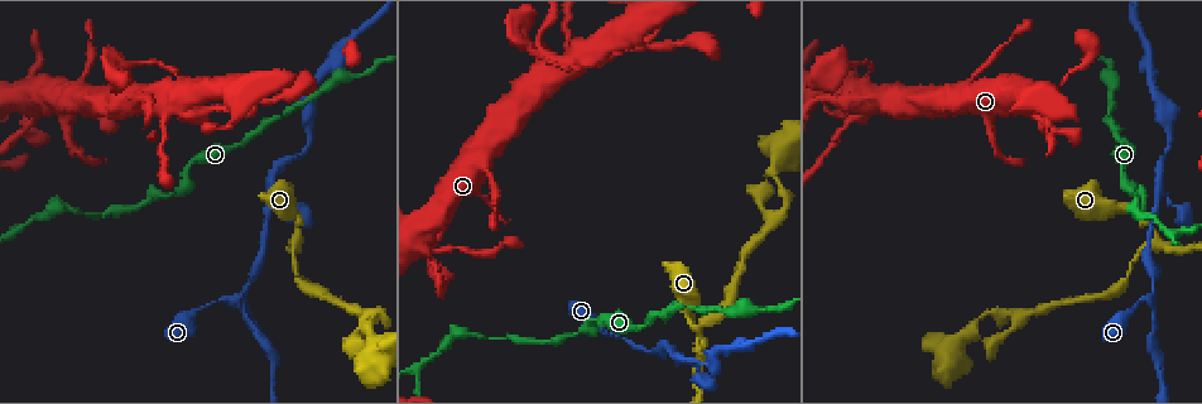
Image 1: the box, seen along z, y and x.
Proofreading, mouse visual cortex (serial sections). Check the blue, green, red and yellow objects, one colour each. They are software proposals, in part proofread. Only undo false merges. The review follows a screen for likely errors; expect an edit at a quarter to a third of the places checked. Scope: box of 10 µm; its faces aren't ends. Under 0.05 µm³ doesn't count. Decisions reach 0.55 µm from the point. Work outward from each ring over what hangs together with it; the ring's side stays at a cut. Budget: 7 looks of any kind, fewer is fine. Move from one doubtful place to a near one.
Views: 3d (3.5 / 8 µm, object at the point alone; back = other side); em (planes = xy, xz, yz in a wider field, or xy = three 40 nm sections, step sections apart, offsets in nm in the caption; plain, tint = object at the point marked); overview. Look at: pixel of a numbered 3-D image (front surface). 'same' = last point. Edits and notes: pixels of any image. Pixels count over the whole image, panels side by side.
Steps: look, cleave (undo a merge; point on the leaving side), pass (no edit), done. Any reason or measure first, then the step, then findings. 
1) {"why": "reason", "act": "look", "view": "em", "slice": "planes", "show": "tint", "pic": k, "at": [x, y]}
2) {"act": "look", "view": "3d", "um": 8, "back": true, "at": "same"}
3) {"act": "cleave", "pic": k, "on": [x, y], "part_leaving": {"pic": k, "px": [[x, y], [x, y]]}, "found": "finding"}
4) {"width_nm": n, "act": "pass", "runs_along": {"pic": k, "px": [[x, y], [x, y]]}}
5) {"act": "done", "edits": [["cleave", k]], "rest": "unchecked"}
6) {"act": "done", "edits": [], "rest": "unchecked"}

{"why": "four or more arms meet", "act": "look", "view": "3d", "um": 3.5, "pic": 1, "at": [586, 61]}

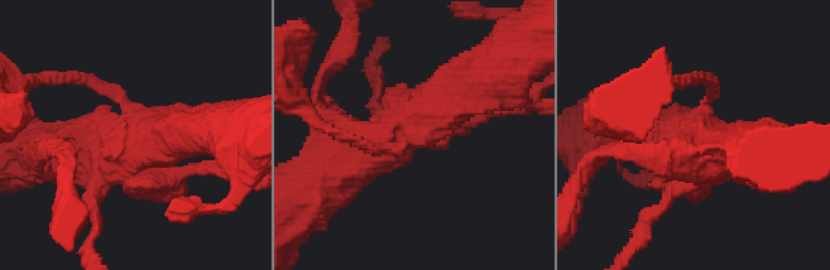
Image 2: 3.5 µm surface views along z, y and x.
{"why": "shape alone is not enough", "act": "look", "view": "em", "slice": "xy", "step": 2, "show": "tint", "pic": 2, "at": [130, 115]}

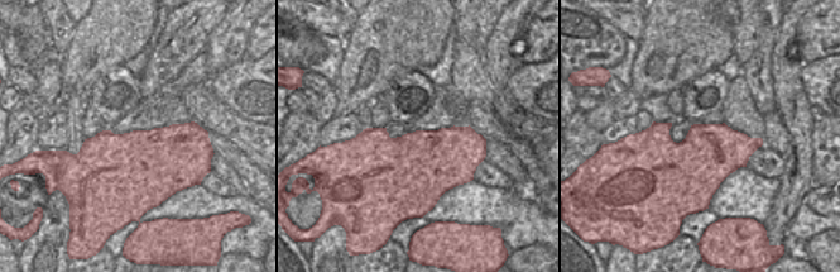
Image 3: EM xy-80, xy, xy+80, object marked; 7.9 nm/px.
{"act": "pass", "runs_along": {"pic": 2, "px": [[341, 168], [457, 90], [488, 90]]}, "found": "all the same cell"}

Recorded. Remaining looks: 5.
{"act": "look", "view": "3d", "um": 3.5, "pic": 1, "at": [581, 334]}

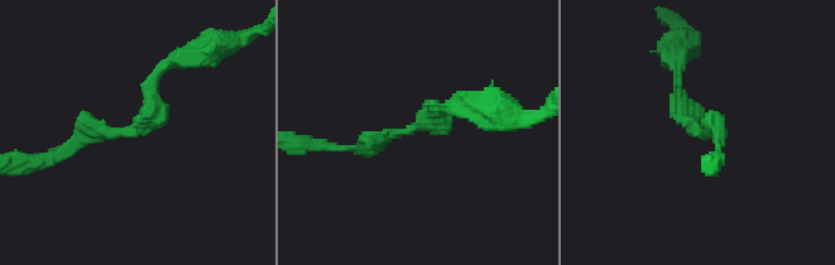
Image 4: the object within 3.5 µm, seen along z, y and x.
{"arm_widths_nm": [150, 200], "why": "now the EM", "act": "look", "view": "em", "slice": "planes", "show": "tint", "pic": 4, "at": [415, 127]}

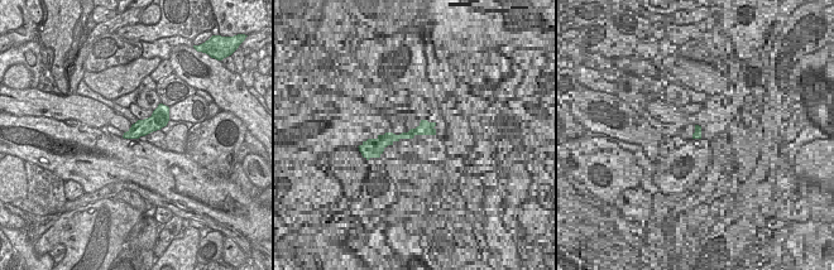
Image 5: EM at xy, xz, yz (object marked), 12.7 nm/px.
{"why": "cut it another way", "act": "look", "view": "em", "slice": "xy", "step": 1, "show": "tint", "at": "same"}

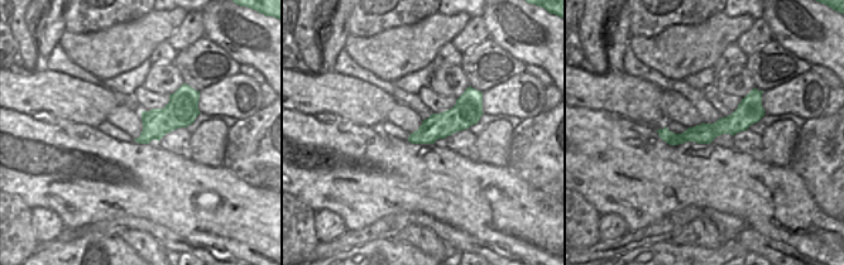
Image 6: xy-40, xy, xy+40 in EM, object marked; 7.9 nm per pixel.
{"act": "pass", "runs_along": {"pic": 6, "px": [[758, 94], [729, 125], [662, 134]]}, "found": "continuous, no second cell"}

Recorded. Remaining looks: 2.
{"why": "sudden change in width", "act": "look", "view": "3d", "um": 3.5, "pic": 1, "at": [1146, 296]}

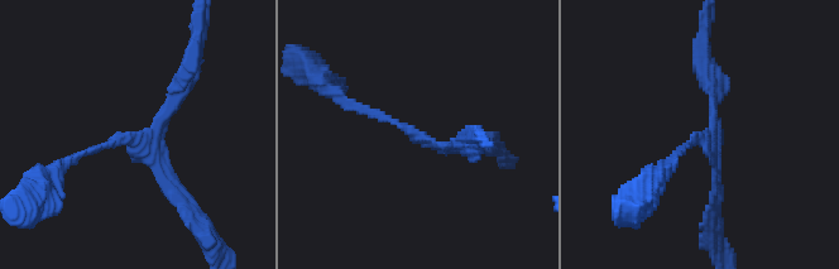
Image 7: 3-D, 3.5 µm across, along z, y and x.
{"arms": 3, "arm_widths_nm": [150, 150, 150], "why": "now the EM", "act": "look", "view": "em", "slice": "xy", "step": 5, "show": "tint", "pic": 7, "at": [128, 136]}

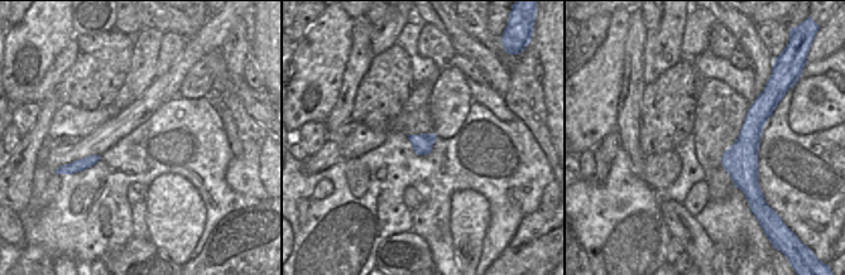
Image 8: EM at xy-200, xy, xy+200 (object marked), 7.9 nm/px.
{"act": "pass", "runs_along": {"pic": 7, "px": [[58, 168], [113, 140], [144, 140], [183, 86]]}, "found": "continuous, no second cell"}

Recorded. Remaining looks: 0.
{"act": "done", "edits": [], "rest": "unchecked"}

